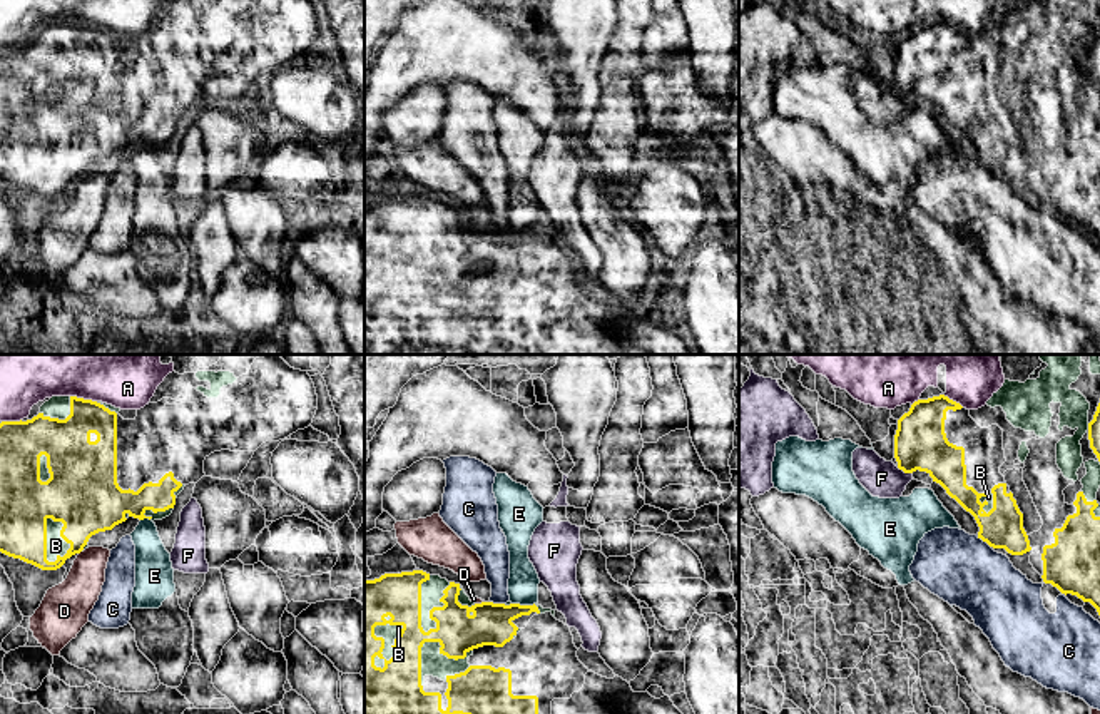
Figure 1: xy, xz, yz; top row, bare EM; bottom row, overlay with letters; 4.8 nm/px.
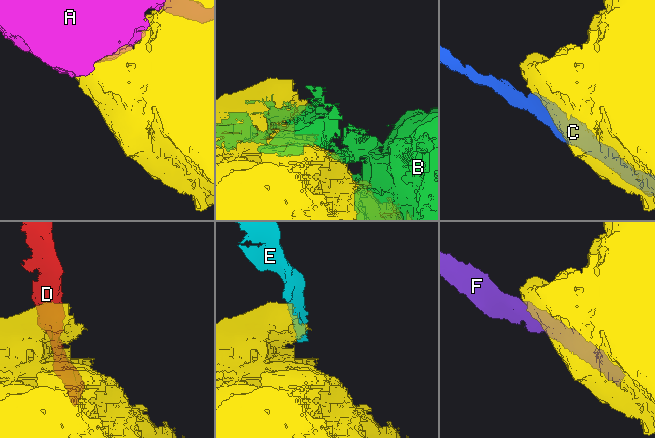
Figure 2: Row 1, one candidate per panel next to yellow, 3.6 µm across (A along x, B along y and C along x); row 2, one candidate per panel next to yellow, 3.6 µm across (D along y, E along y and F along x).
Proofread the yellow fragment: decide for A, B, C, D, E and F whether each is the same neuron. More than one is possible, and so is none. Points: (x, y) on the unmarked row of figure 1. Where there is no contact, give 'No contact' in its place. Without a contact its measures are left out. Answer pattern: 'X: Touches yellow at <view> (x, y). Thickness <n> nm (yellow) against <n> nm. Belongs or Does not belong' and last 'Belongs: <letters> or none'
A: Touches yellow at xy (82, 24). Thickness 240 nm (yellow) against 180 nm. Does not belong
B: Touches yellow at xz (435, 233). Thickness 220 nm (yellow) against 110 nm. Does not belong
C: Touches yellow at yz (983, 166). Thickness 200 nm (yellow) against 340 nm. Does not belong
D: Touches yellow at xz (478, 229). Thickness 200 nm (yellow) against 30 nm. Does not belong
E: Touches yellow at xz (524, 231). Thickness 200 nm (yellow) against 150 nm. Does not belong
F: Touches yellow at yz (905, 97). Thickness 260 nm (yellow) against 180 nm. Does not belong
Belongs: none

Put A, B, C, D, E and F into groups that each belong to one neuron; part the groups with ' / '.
A / B / C / D / E / F

